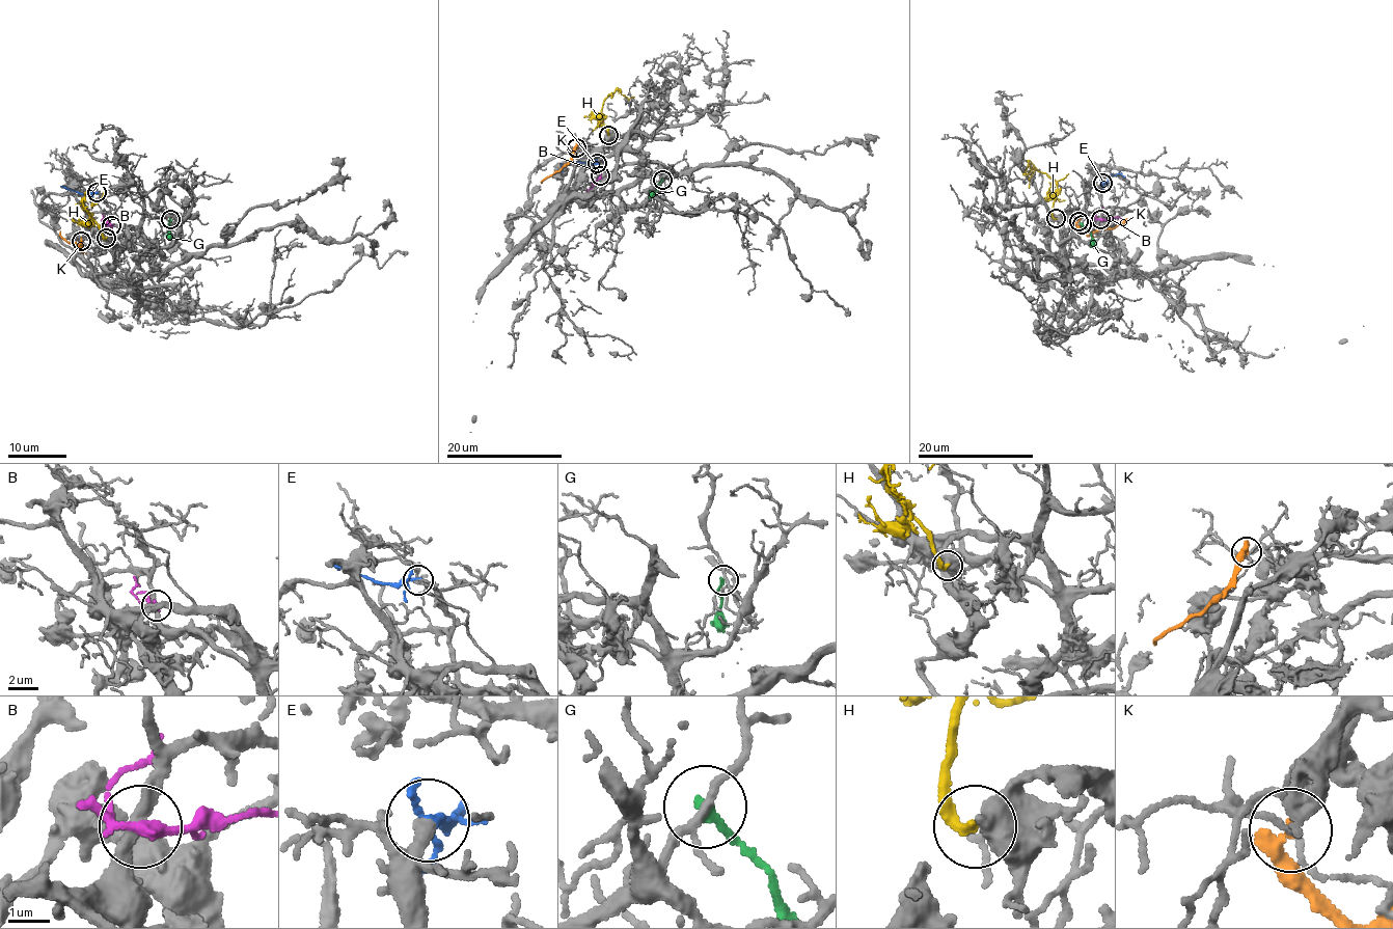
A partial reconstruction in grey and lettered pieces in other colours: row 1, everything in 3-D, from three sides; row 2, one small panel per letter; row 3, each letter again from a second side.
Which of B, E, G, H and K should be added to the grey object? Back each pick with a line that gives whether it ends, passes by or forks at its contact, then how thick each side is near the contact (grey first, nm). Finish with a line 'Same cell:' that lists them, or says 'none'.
E: it forks; calibres 320 and 160 nm
H: it ends; calibres 400 and 300 nm
Same cell: E, H

